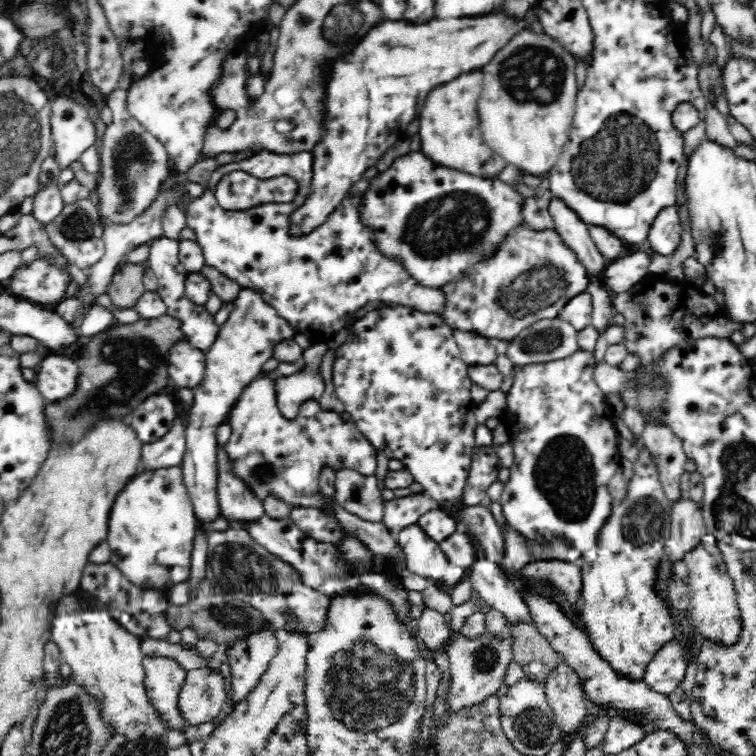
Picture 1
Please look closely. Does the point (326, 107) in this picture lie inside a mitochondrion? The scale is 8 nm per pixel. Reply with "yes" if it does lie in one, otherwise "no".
no

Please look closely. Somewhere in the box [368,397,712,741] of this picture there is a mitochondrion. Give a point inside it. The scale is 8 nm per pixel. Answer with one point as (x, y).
(567, 477)

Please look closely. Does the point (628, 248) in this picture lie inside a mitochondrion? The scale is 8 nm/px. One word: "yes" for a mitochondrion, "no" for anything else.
no

